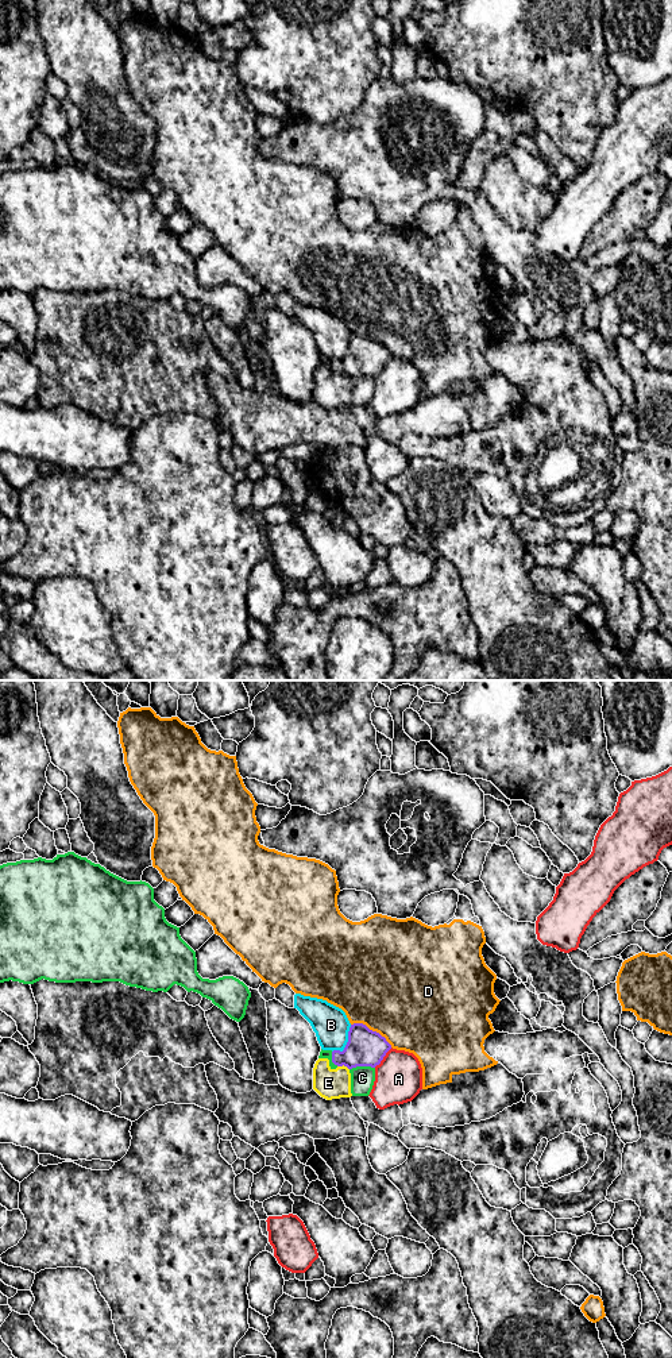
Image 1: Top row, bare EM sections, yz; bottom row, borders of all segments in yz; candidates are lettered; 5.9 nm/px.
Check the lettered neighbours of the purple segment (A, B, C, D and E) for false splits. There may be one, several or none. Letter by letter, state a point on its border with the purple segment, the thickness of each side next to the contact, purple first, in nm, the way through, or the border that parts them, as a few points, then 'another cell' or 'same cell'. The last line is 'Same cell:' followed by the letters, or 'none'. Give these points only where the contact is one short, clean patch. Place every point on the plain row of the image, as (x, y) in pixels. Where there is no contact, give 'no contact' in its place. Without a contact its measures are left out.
A: meets purple in yz at (382, 367); 220 nm thick on the purple side, 280 nm on the other; another cell
B: meets purple in yz at (347, 351); 220 nm thick on the purple side, 220 nm on the other; another cell
C: meets purple in yz at (362, 374); 220 nm thick on the purple side, 140 nm on the other; another cell
D: meets purple in yz at (371, 339); 220 nm thick on the purple side, 480 nm on the other; another cell
E: meets purple in yz at (343, 373); 220 nm thick on the purple side, 180 nm on the other; border along yz (338, 374), (344, 374), (348, 378); another cell
Same cell: none

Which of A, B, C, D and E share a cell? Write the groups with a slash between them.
A / B / C E / D

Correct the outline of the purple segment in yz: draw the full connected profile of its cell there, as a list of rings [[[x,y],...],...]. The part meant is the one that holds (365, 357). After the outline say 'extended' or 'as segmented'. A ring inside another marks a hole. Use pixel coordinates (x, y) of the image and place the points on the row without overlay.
[[[354,332],[348,340],[348,351],[343,360],[332,360],[332,371],[348,378],[356,375],[375,377],[381,373],[391,354],[379,342],[363,332]]]; as segmented

